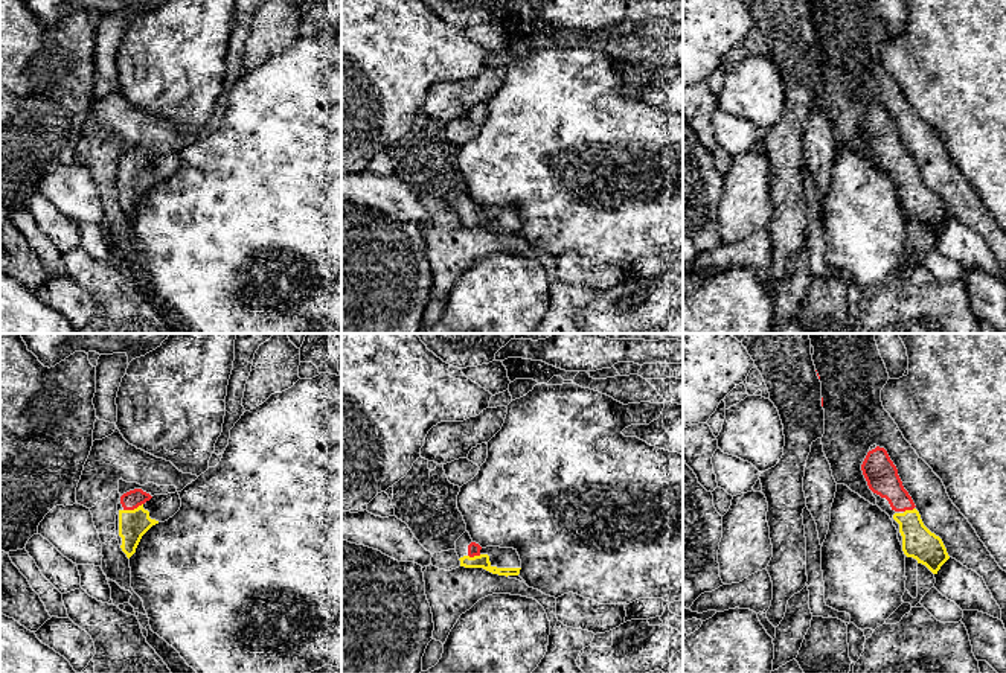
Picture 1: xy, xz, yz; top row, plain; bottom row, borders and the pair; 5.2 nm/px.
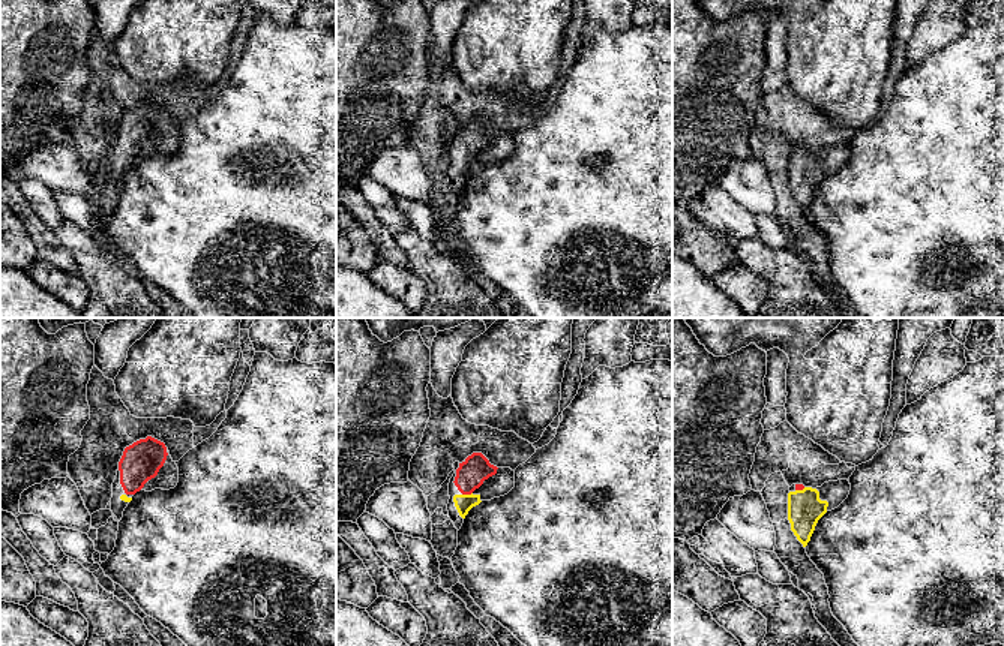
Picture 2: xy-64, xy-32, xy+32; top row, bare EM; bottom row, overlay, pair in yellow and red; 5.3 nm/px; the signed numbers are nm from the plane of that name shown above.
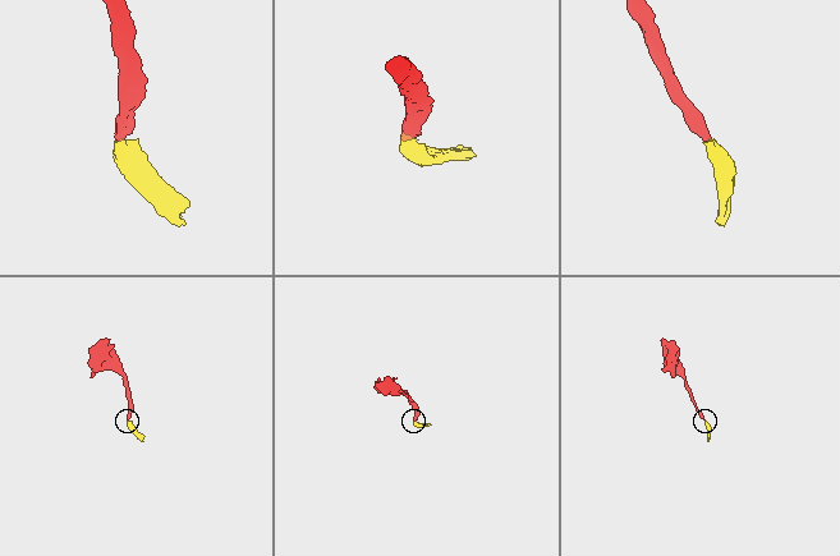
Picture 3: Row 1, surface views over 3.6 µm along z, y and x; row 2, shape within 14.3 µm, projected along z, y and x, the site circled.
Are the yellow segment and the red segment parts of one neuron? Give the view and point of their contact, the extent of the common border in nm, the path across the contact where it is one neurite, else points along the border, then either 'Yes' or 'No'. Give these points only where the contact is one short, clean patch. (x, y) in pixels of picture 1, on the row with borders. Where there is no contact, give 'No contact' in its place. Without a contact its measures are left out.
Touches yellow at xy (134, 509). Shared border 110 nm. Path across: xy (133, 524), (134, 509), (131, 500). Yes

